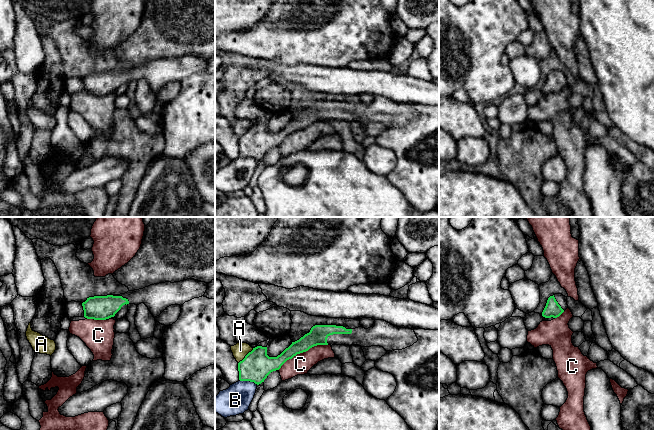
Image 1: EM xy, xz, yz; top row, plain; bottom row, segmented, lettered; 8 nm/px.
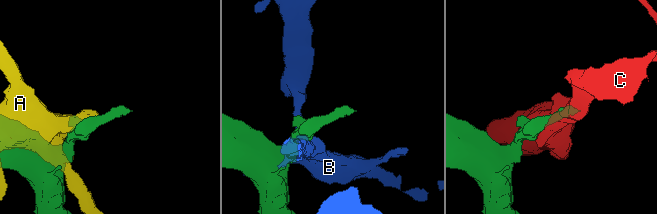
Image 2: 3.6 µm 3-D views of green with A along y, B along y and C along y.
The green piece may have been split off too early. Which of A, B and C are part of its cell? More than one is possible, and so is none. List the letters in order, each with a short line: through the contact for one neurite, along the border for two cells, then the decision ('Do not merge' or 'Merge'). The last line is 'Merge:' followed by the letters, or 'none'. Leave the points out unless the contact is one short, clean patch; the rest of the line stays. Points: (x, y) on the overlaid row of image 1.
A: Do not merge
B: Do not merge
C: Do not merge
Merge: none

